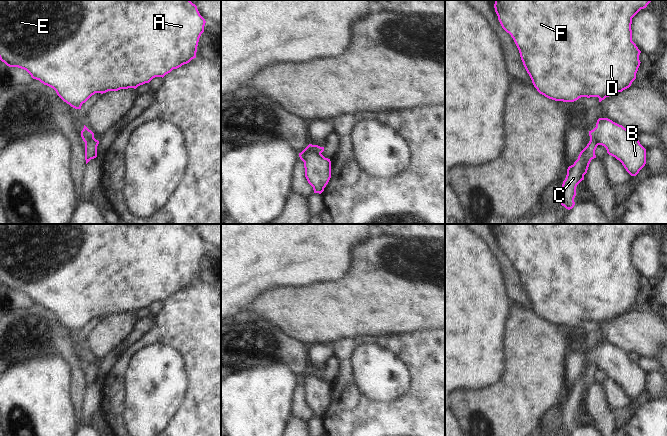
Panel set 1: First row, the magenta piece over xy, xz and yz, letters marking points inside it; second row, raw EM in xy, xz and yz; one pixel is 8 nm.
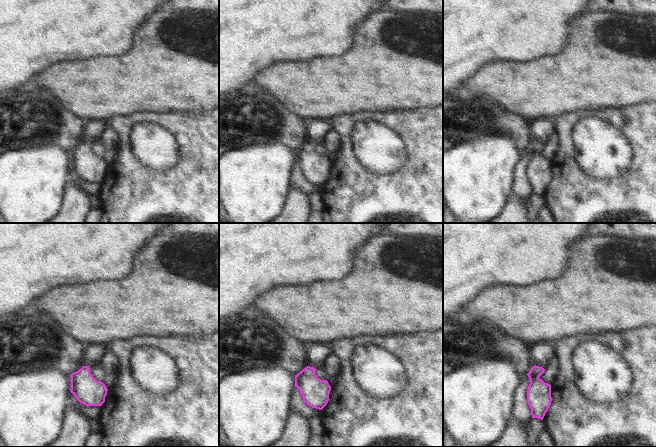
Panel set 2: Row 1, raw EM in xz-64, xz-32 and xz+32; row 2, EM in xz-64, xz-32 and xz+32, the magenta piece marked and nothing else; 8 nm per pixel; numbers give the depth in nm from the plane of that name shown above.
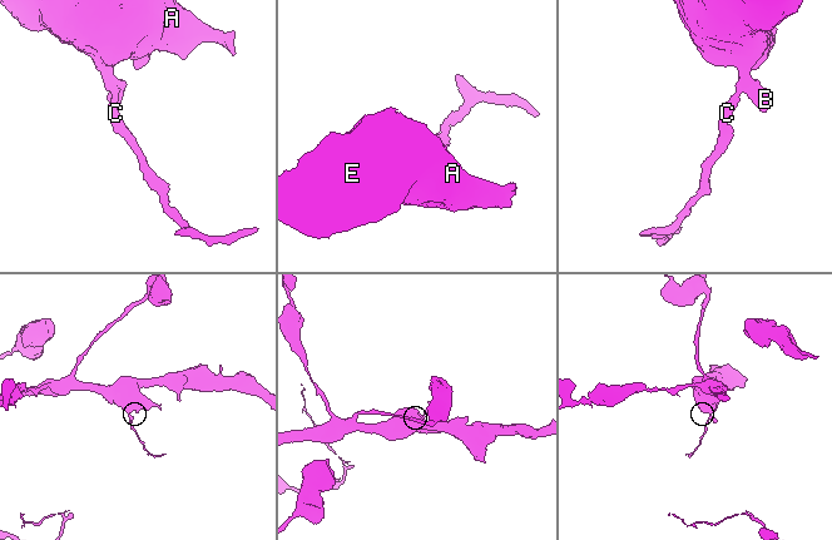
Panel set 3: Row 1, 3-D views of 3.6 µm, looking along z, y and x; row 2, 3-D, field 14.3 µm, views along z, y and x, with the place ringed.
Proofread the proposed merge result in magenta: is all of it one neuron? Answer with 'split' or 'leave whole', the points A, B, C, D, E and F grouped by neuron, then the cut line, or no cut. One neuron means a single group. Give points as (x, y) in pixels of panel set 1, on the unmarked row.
split | A B D E F / C | xz (313, 369), (314, 374), (320, 378)

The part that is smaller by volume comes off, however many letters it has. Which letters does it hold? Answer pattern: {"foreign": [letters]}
{"foreign": ["C"]}

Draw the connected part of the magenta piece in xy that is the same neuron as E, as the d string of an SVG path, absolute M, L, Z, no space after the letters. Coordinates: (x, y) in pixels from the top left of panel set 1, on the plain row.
M0 224L0 284L9 291L18 291L26 294L33 303L39 304L44 309L53 312L57 319L67 328L75 333L81 333L85 327L95 317L106 317L108 315L118 315L120 313L134 312L149 307L155 301L164 301L173 293L177 293L196 282L197 270L201 258L204 256L205 243L200 239L197 230L190 224Z

